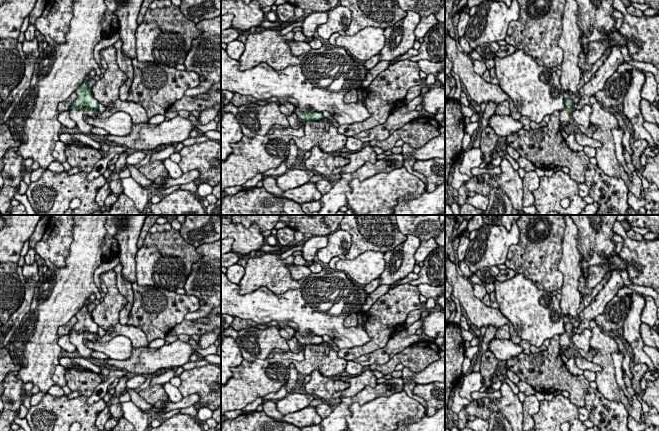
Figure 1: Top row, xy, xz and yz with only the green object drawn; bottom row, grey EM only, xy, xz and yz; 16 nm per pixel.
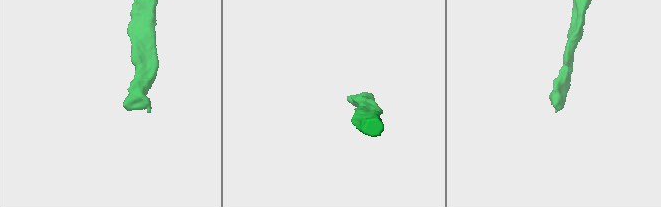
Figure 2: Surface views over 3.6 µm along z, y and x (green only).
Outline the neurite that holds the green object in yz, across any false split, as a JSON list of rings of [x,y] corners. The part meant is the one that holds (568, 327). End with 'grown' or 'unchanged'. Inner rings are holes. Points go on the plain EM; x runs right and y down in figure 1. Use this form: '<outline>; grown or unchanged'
[[[572,322],[566,323],[564,325],[565,333],[560,335],[560,349],[563,347],[569,347],[571,343],[571,336],[573,335],[573,324]]]; grown

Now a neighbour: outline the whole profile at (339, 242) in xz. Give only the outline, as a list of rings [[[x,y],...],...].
[[[338,229],[328,235],[327,246],[317,251],[319,260],[329,264],[332,258],[346,255],[351,247],[351,234],[345,230]]]

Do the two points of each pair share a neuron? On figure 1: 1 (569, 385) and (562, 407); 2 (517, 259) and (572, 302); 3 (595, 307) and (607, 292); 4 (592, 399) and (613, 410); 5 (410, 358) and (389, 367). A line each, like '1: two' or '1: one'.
1: two
2: two
3: one
4: one
5: one

